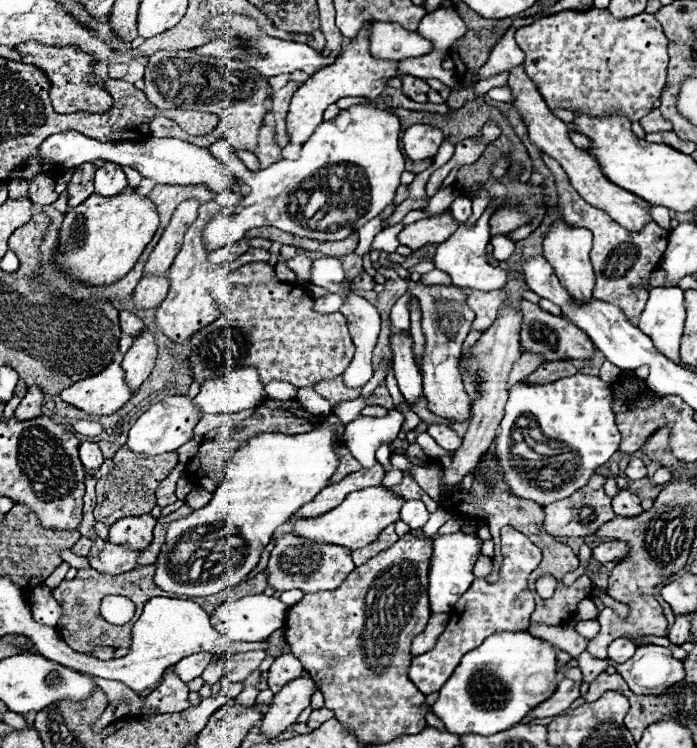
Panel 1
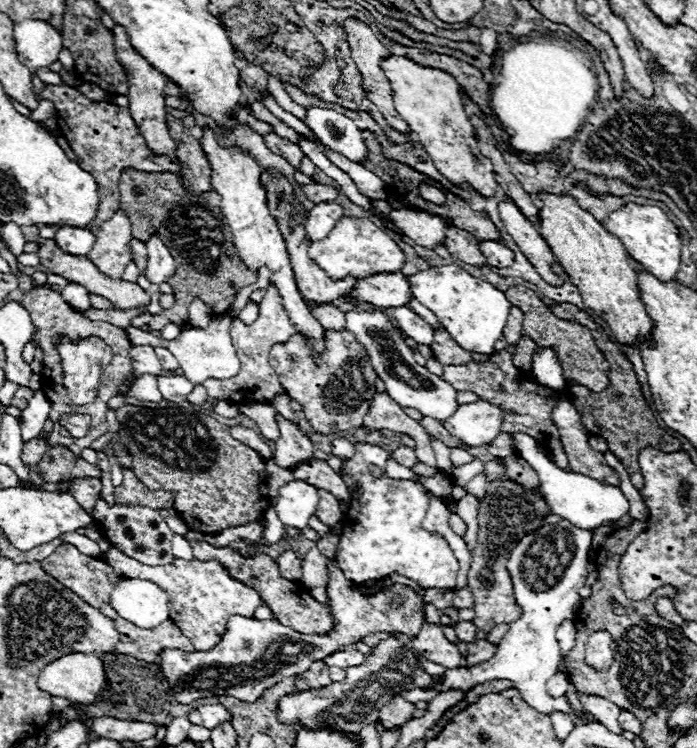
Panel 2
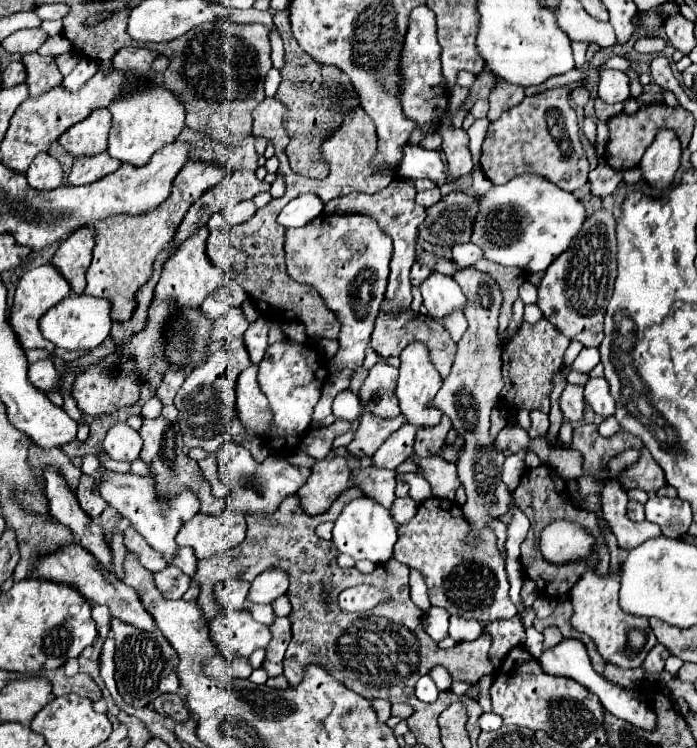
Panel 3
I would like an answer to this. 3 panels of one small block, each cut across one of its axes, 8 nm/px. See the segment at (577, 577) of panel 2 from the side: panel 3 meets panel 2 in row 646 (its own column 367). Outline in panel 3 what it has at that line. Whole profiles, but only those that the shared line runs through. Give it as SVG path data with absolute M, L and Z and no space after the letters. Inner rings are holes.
M362 496L362 498L354 498L352 502L348 502L344 510L340 512L334 532L332 532L334 534L332 542L342 554L352 556L354 560L370 560L374 564L380 564L392 558L392 548L398 540L396 528L398 524L392 520L390 510L386 510L384 506L378 506L378 502L374 502L372 498Z

